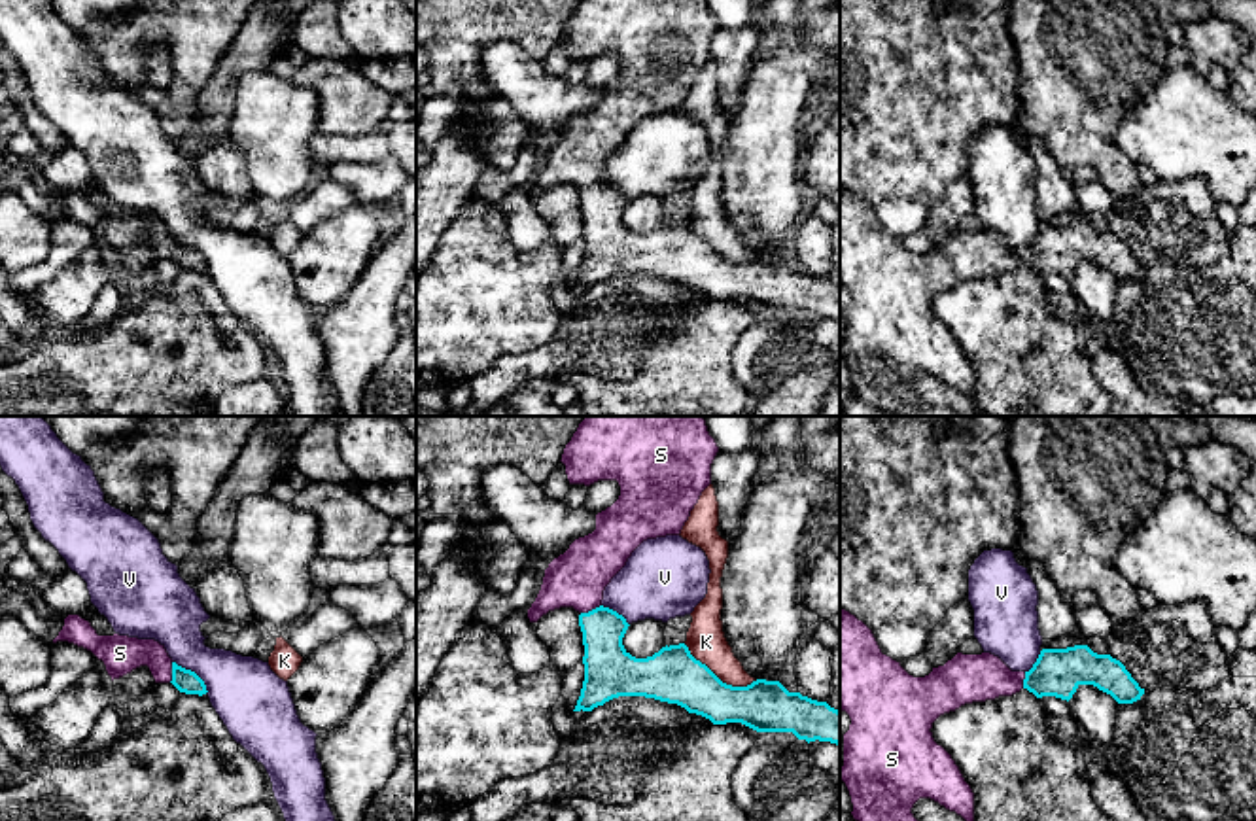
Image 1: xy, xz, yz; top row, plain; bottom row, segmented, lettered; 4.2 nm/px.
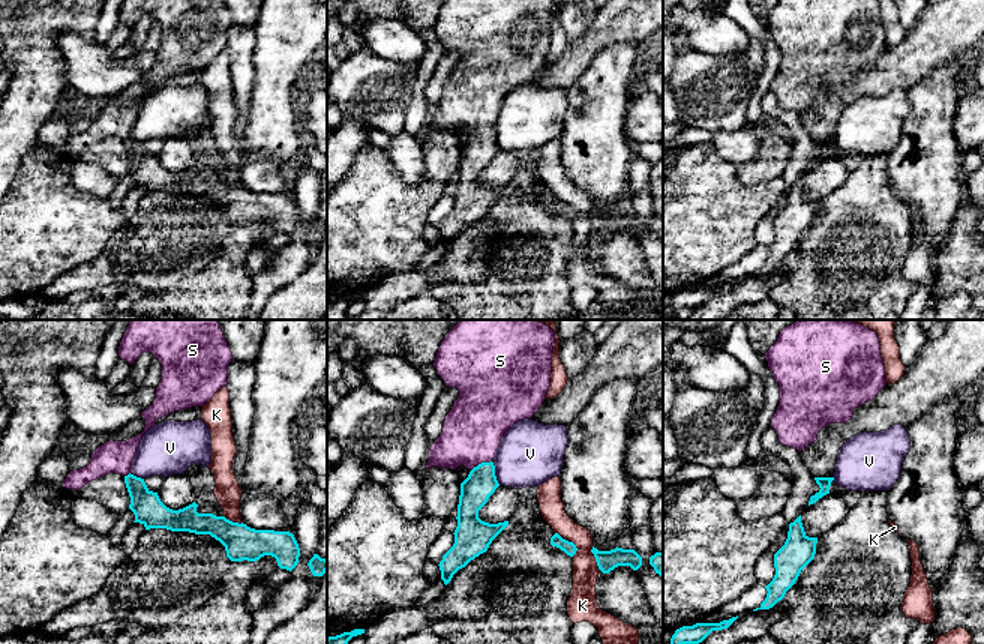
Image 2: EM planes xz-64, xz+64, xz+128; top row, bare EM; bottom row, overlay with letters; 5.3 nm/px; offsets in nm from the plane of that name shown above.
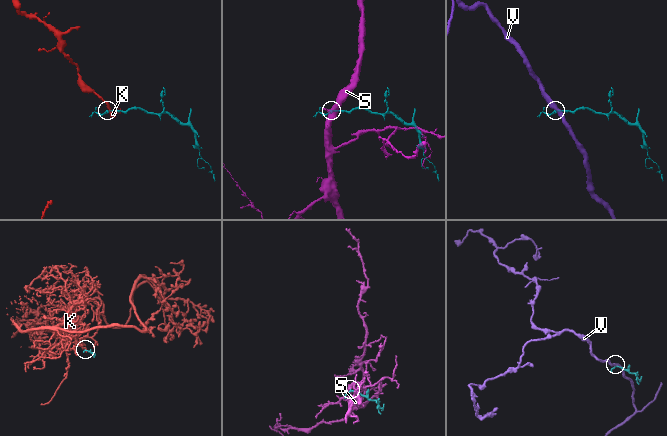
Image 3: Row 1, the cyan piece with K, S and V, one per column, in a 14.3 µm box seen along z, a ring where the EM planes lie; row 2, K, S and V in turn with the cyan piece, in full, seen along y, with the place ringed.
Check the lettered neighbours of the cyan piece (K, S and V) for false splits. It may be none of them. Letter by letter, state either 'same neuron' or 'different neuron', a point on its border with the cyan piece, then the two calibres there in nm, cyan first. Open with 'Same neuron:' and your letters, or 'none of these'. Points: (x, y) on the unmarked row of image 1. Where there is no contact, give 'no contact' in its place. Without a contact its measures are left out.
Same neuron: S
K: different neuron; contact xz (717, 254); calibres 240 and 160 nm
S: same neuron; contact xy (173, 248); calibres 100 and 160 nm
V: different neuron; contact xy (193, 248); calibres 100 and 300 nm

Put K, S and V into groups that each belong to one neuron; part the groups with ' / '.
K / S / V

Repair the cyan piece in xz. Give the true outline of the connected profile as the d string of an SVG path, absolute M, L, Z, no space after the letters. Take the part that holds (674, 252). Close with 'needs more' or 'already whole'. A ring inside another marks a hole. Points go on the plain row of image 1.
M579 0L560 36L569 61L590 62L598 57L617 57L620 72L596 91L592 110L575 115L549 140L528 195L537 199L560 183L581 189L584 257L573 288L592 288L619 272L645 272L677 280L713 301L741 299L757 308L793 308L808 320L819 316L840 322L840 288L827 278L789 269L779 257L726 261L696 236L685 219L666 221L653 233L636 235L622 221L630 201L622 191L602 182L605 163L643 117L681 110L702 68L711 61L711 40L717 28L719 23L706 0Z; needs more

